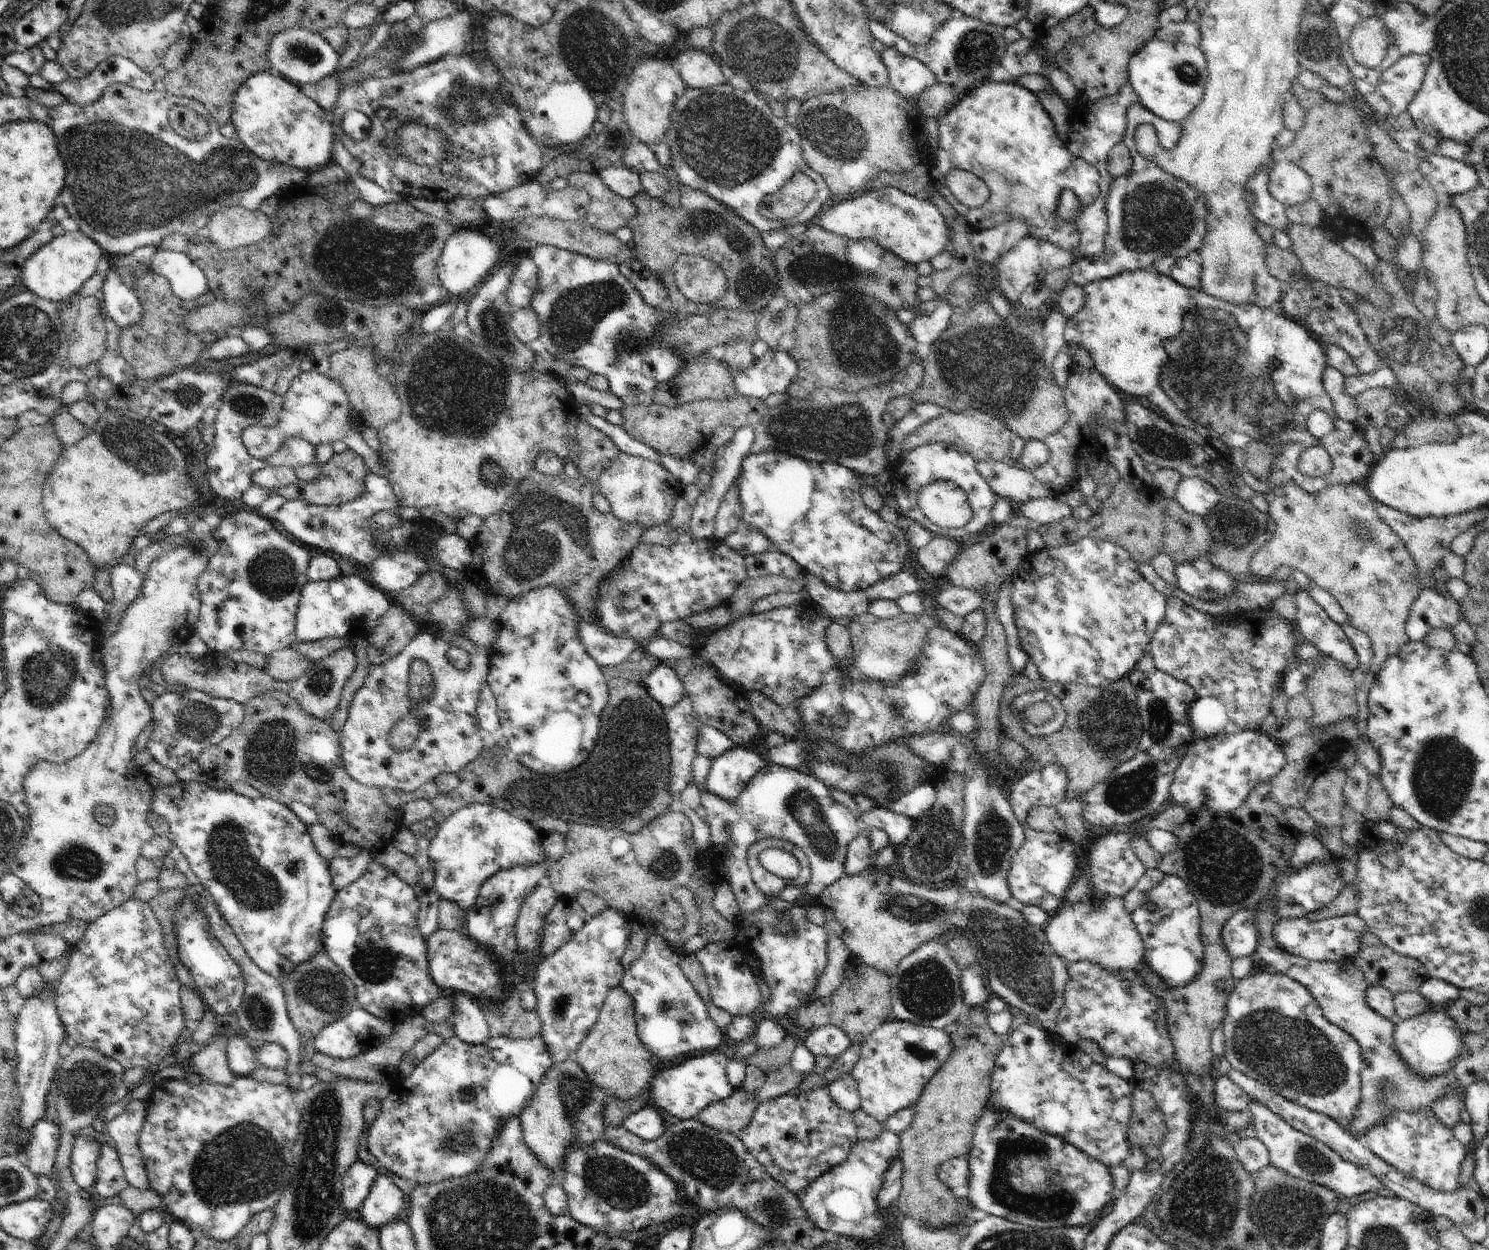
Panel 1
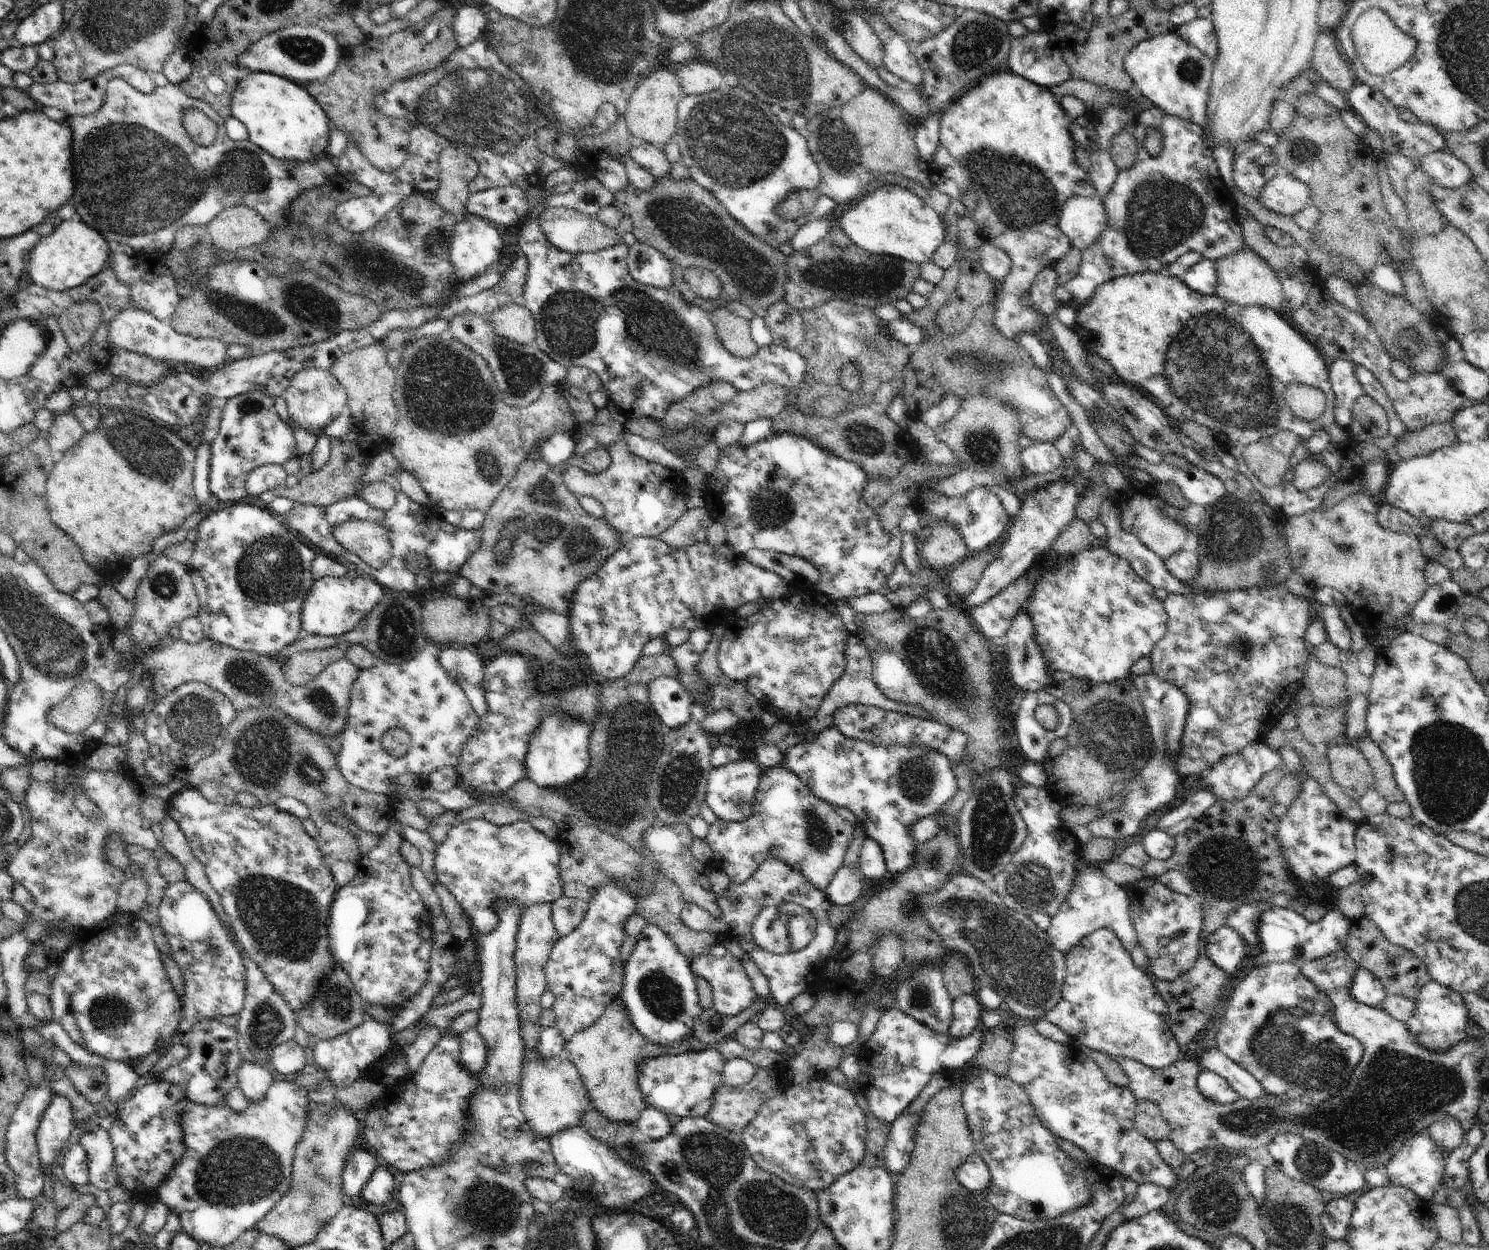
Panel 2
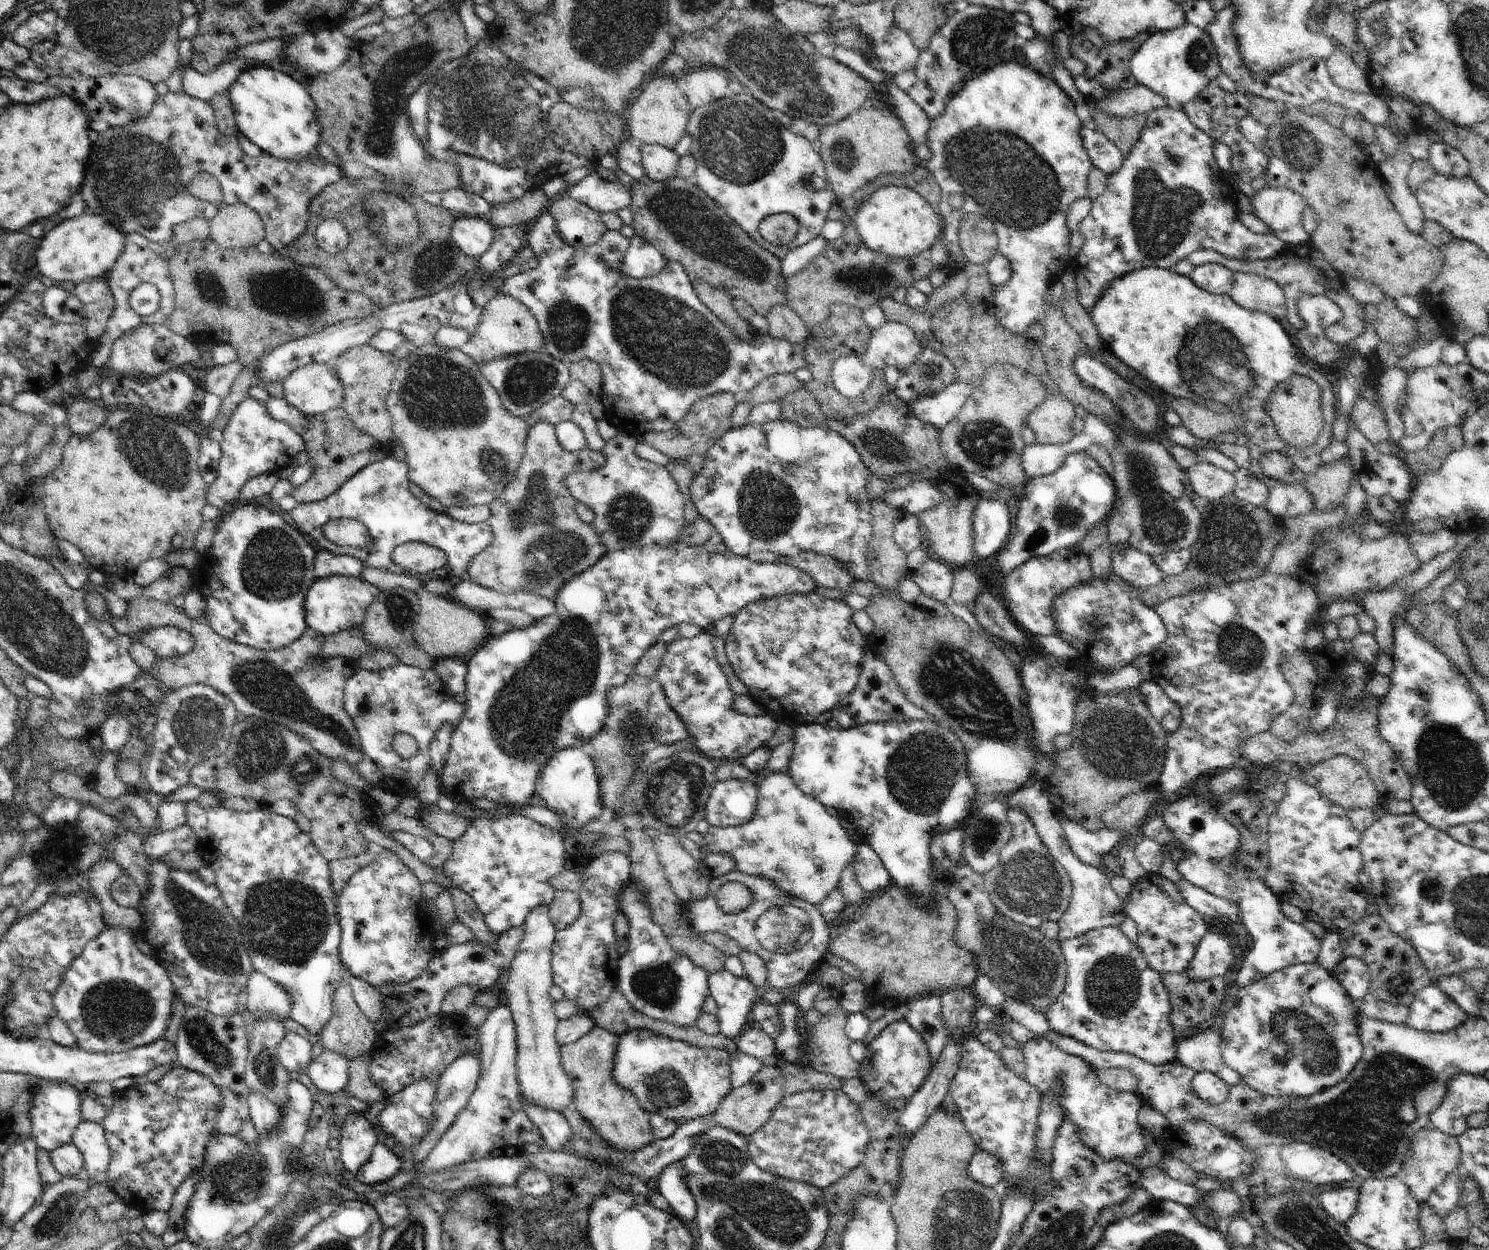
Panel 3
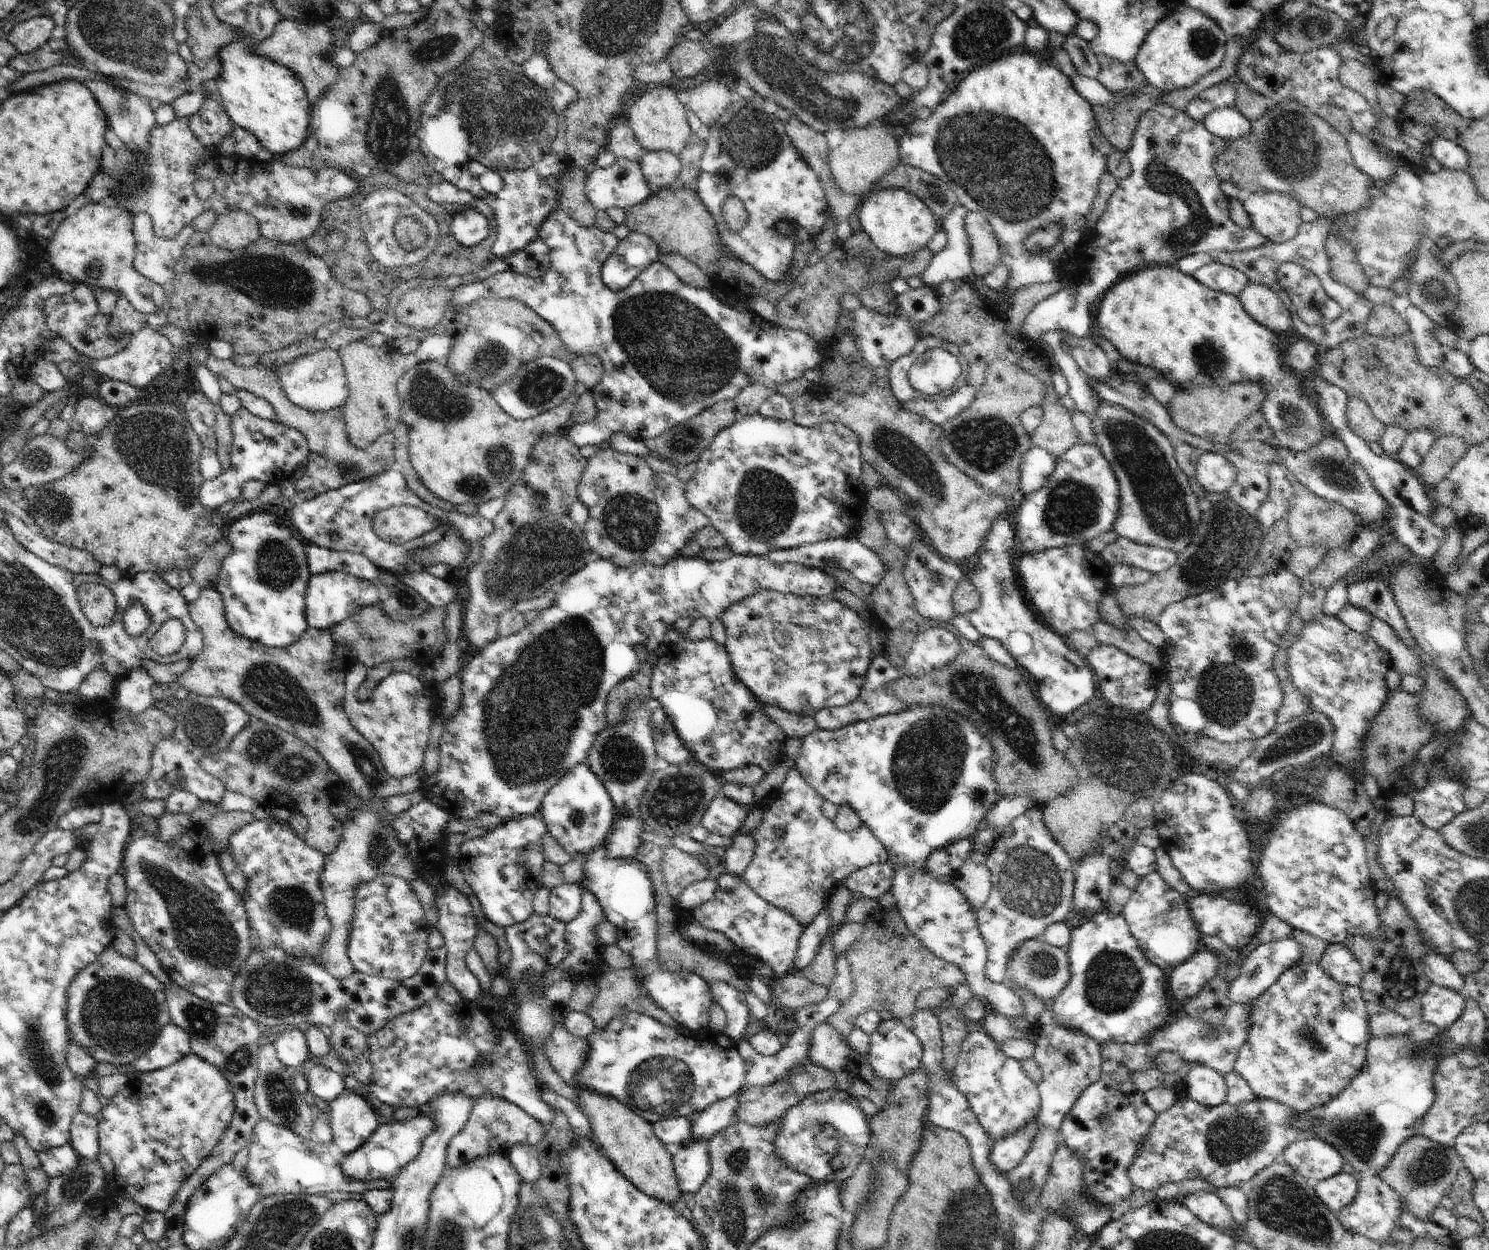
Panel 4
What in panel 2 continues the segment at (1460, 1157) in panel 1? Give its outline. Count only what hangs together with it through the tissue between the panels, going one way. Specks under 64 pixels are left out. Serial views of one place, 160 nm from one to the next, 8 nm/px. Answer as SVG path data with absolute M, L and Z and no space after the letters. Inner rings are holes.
M1428 1131L1421 1132L1394 1152L1394 1158L1390 1158L1390 1162L1386 1164L1385 1172L1394 1185L1412 1190L1422 1200L1432 1201L1434 1194L1442 1187L1440 1178L1444 1174L1448 1156L1450 1152L1438 1148Z

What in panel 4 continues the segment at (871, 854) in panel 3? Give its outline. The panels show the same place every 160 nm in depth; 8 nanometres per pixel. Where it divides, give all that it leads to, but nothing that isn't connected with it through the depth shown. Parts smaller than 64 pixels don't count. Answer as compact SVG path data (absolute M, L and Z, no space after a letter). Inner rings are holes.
M886 861L865 866L853 872L842 883L857 897L878 899L884 892L891 890L894 875L895 868Z

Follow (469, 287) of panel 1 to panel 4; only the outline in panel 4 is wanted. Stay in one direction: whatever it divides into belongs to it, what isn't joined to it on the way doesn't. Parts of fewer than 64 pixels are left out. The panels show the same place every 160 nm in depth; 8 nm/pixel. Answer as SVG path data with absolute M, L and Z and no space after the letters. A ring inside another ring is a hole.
M468 208L453 214L451 231L460 244L473 247L486 240L492 230L489 220L478 209Z

